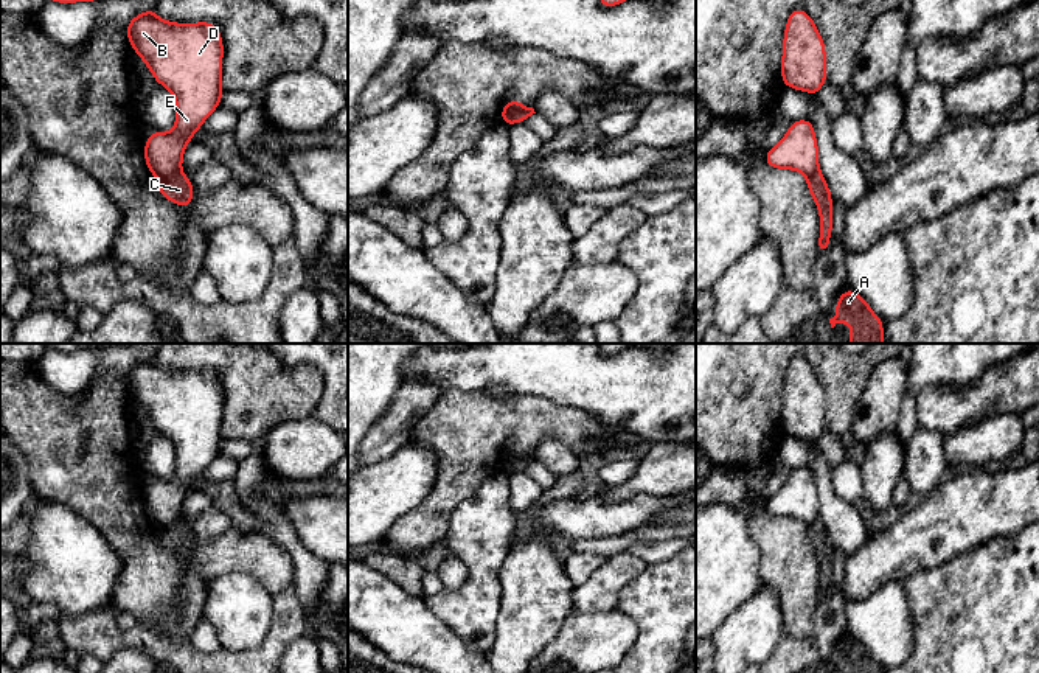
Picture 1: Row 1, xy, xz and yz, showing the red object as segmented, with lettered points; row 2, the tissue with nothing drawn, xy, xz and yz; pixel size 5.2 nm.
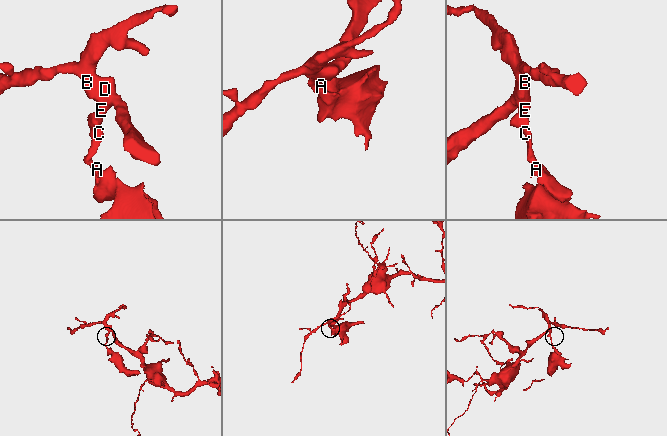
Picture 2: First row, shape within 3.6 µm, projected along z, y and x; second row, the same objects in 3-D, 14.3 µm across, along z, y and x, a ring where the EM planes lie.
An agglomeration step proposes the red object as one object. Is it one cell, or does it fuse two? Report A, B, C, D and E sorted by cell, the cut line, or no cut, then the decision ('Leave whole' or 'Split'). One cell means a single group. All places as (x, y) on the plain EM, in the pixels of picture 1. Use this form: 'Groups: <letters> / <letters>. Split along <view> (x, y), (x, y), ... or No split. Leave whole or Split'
Groups: A C / B D E. Split along xy (180, 518), (157, 527). Split

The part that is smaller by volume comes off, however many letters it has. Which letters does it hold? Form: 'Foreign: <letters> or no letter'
Foreign: A, C

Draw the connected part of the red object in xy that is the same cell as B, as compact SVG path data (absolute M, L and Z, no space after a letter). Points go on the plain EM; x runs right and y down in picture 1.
M151 356L130 367L126 385L135 403L148 413L152 426L168 437L175 448L175 472L169 480L154 479L144 488L144 511L157 527L182 519L183 500L193 483L219 455L225 441L222 437L224 392L213 370L179 371L166 370Z

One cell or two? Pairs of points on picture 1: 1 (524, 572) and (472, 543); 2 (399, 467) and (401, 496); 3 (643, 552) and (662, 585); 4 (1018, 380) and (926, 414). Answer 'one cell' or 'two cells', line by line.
1: two cells
2: one cell
3: two cells
4: one cell

